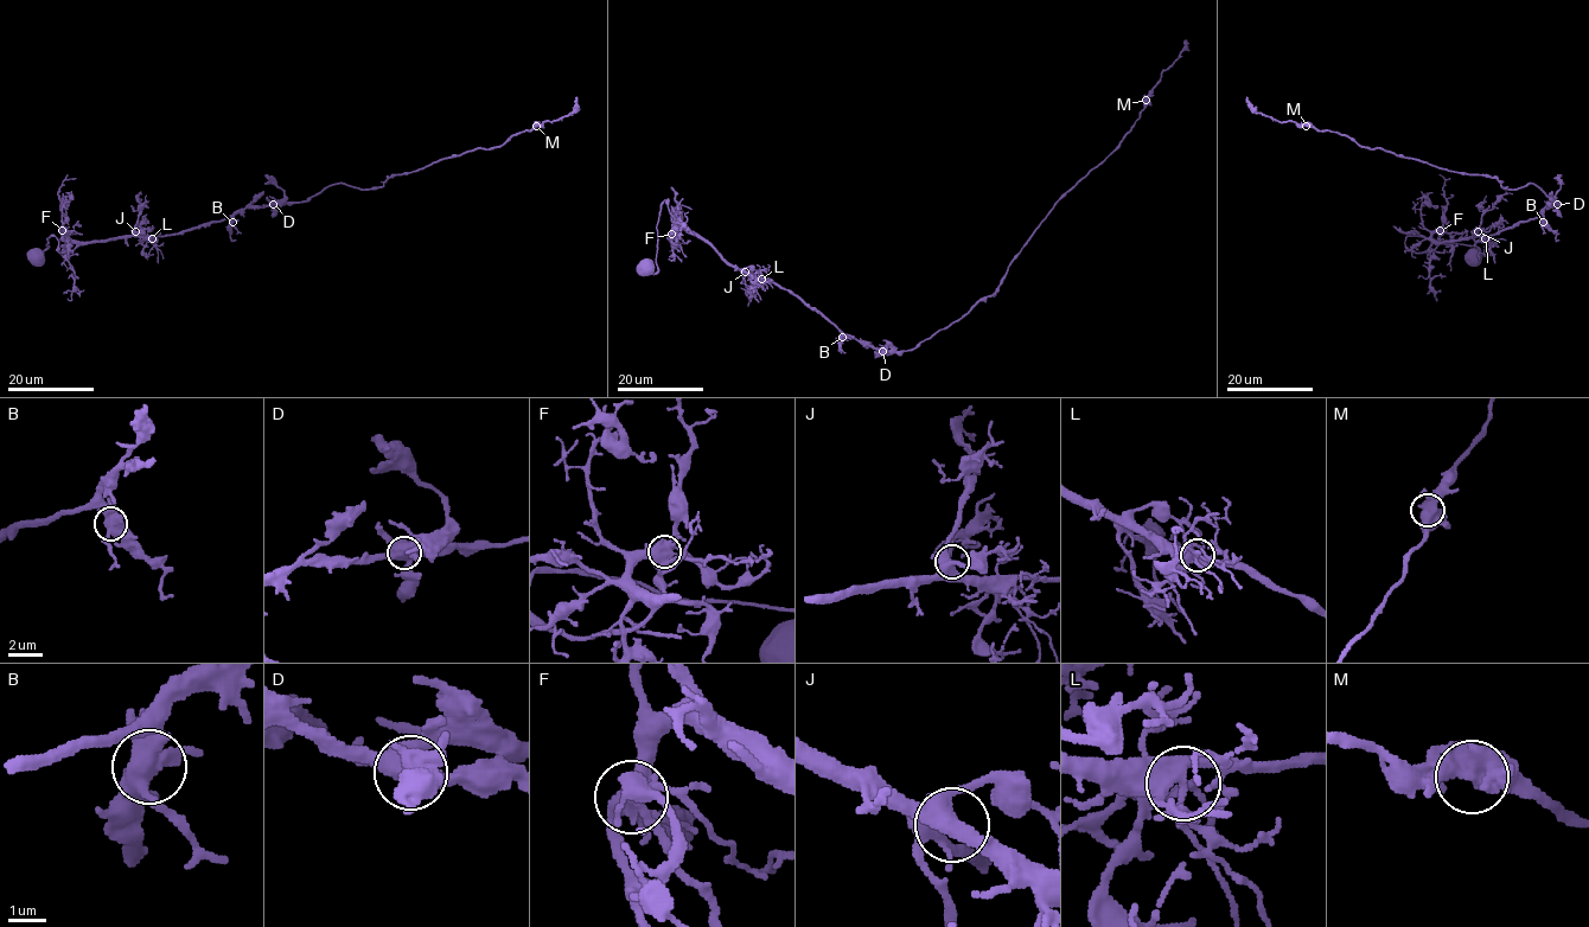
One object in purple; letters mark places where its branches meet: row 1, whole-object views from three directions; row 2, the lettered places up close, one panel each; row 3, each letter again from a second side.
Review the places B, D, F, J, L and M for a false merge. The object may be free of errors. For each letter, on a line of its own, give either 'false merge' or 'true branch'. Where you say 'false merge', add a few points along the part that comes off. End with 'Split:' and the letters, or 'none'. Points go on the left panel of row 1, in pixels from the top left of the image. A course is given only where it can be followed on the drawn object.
B: true branch
D: true branch
F: true branch
J: true branch
L: true branch
M: true branch
Split: none

